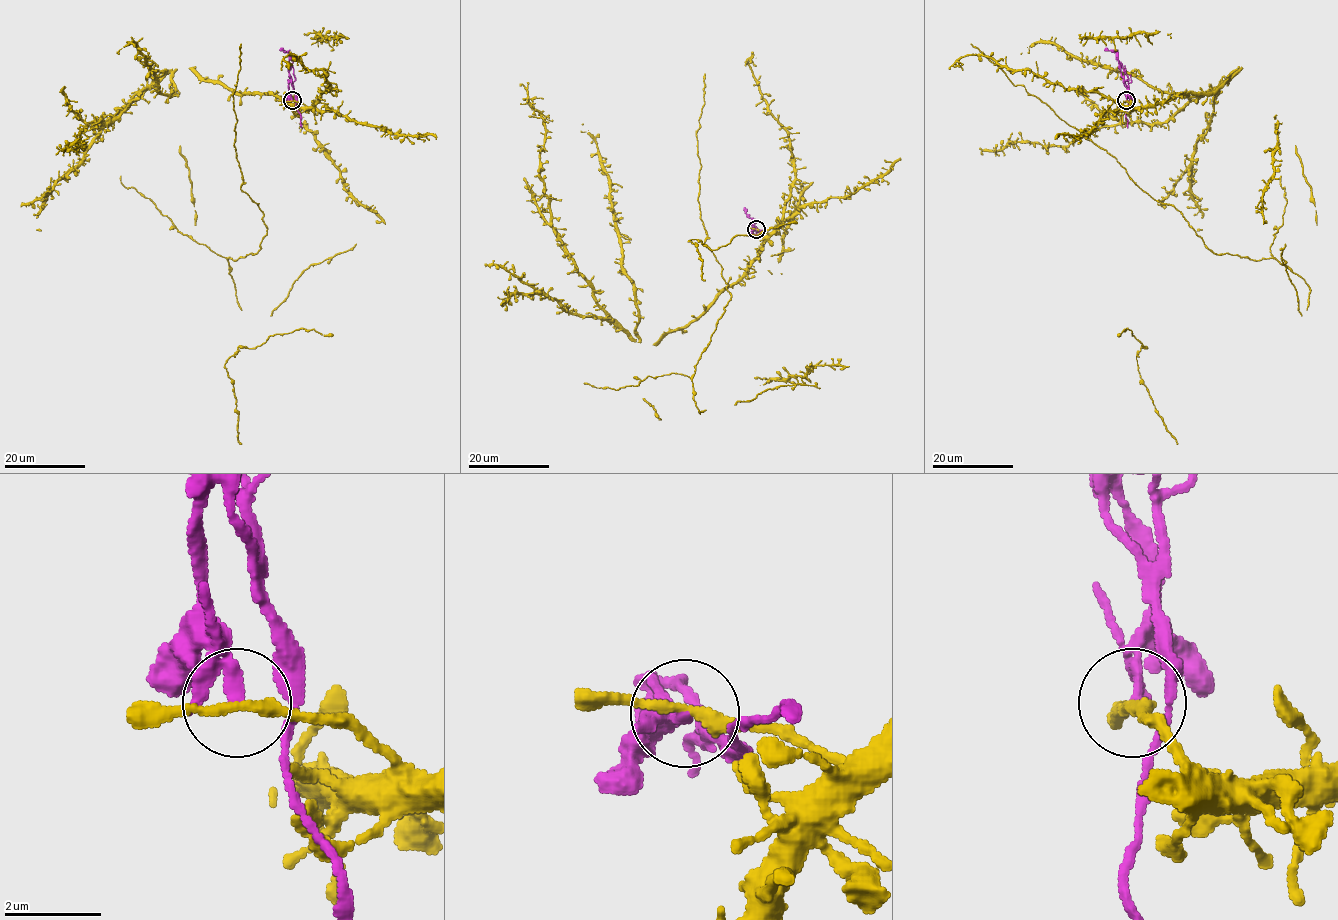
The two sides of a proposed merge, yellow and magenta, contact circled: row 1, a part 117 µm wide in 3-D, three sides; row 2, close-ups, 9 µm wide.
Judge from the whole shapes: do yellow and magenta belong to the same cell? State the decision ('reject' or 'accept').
reject

